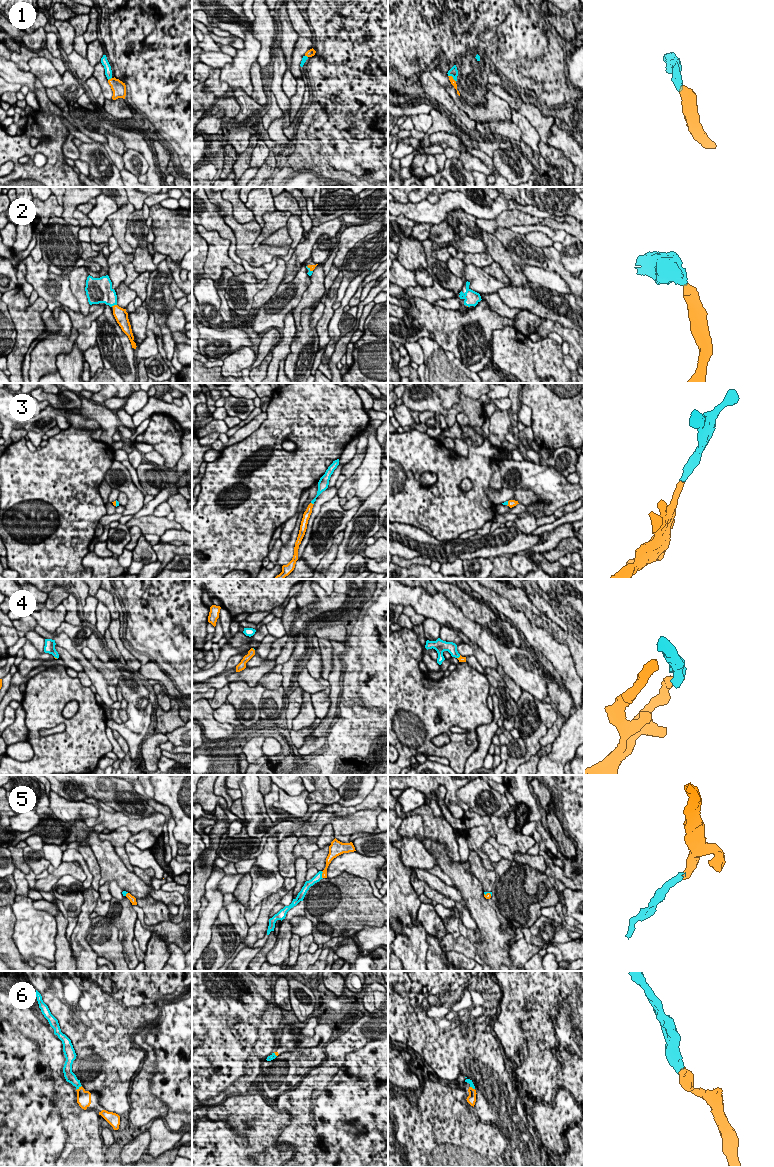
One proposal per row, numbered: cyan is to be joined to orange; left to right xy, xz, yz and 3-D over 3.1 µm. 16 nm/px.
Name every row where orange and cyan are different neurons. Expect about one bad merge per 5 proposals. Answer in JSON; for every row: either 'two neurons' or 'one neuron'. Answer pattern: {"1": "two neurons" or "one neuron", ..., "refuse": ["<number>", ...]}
{"1": "one neuron", "2": "one neuron", "3": "one neuron", "4": "one neuron", "5": "one neuron", "6": "one neuron", "refuse": []}

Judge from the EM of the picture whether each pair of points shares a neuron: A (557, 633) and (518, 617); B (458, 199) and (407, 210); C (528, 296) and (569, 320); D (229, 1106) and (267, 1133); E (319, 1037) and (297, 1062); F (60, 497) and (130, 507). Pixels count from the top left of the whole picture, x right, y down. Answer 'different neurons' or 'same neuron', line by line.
A: different neurons
B: same neuron
C: same neuron
D: same neuron
E: same neuron
F: different neurons

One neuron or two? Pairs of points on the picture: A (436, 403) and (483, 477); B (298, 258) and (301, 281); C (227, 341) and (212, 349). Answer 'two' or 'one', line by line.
A: two
B: two
C: one

